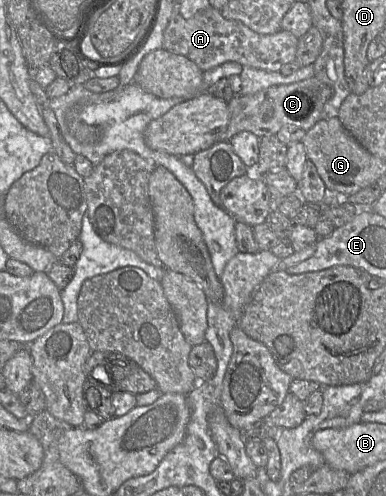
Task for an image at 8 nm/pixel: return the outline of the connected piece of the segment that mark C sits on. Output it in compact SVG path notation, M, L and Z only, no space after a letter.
M315 76L291 84L271 86L255 94L236 94L228 102L229 124L221 141L230 141L242 131L251 132L259 138L275 135L285 125L297 126L307 131L321 119L323 106L331 97L332 88Z

